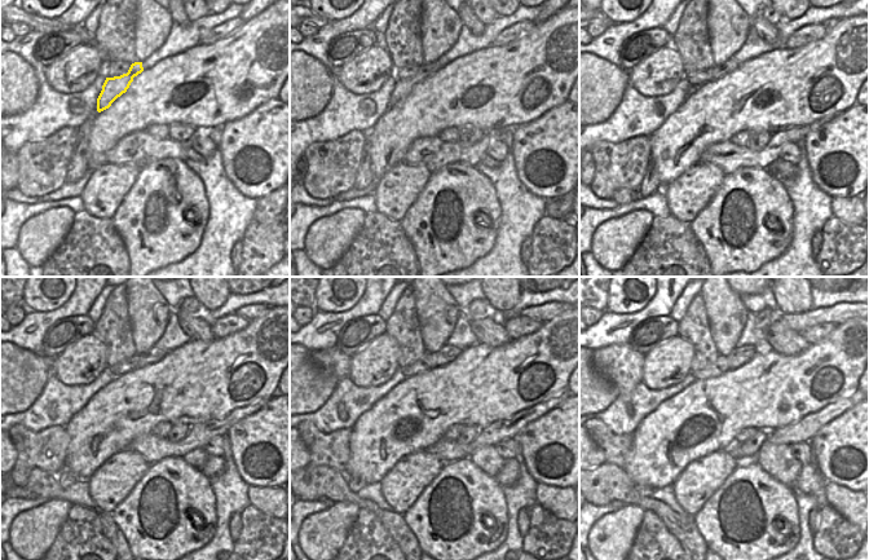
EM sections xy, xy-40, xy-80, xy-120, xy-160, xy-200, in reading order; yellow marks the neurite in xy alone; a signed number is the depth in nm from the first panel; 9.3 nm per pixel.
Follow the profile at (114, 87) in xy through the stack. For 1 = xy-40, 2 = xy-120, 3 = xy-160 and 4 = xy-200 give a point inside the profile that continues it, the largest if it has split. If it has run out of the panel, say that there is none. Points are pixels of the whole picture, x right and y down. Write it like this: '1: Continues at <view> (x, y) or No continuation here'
1: Continues at xy-40 (402, 87)
2: Continues at xy-120 (154, 355)
3: Continues at xy-160 (448, 353)
4: Continues at xy-200 (739, 356).

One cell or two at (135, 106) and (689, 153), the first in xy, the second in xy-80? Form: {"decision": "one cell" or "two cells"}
{"decision": "one cell"}

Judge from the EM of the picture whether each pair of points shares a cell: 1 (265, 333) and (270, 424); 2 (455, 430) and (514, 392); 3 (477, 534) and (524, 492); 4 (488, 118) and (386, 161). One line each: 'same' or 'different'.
1: different
2: different
3: different
4: same

